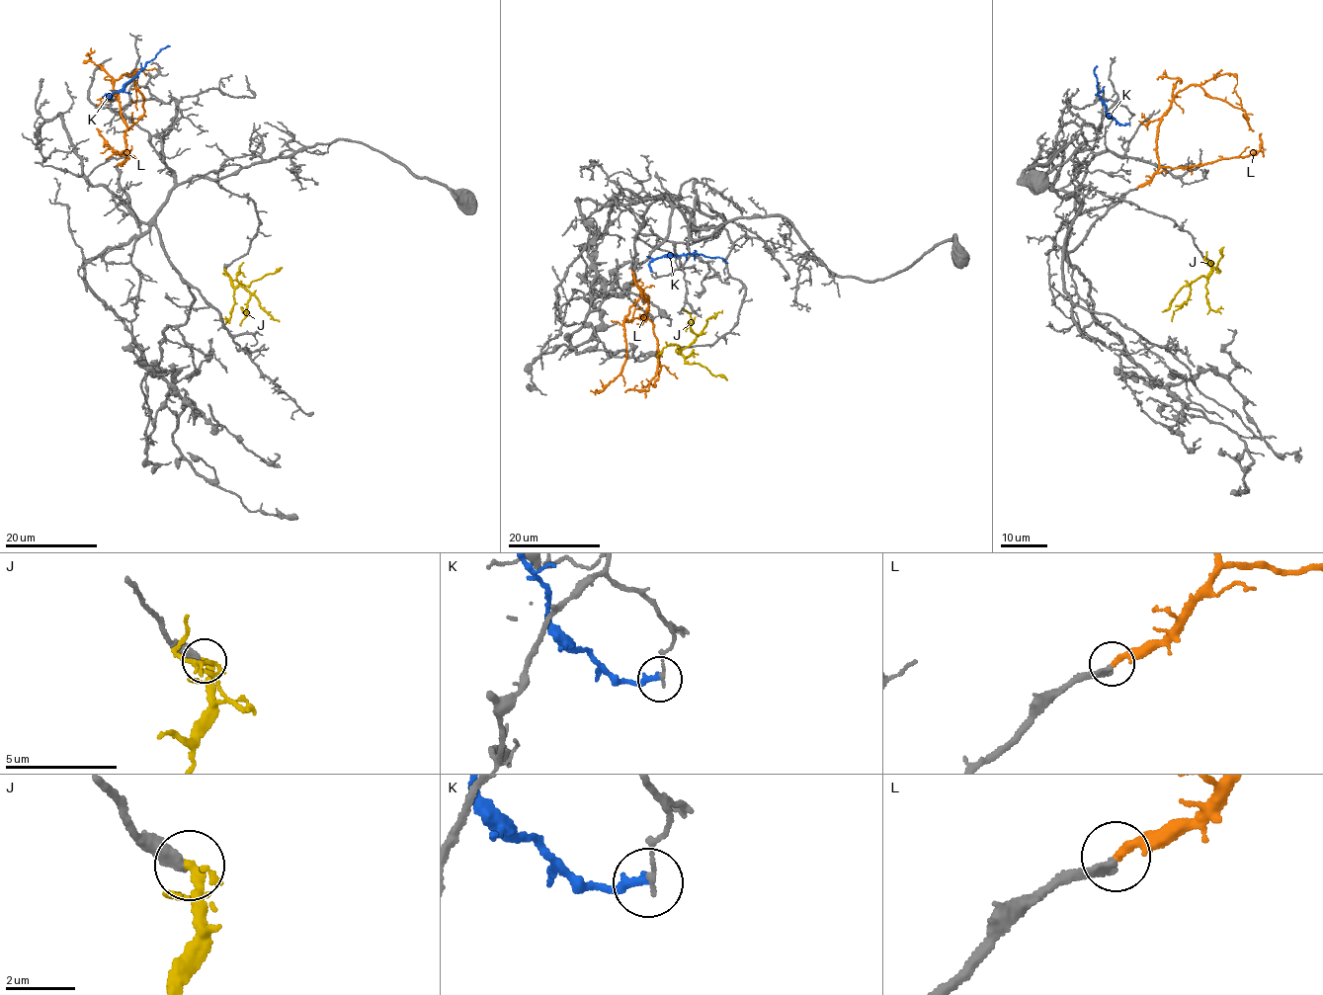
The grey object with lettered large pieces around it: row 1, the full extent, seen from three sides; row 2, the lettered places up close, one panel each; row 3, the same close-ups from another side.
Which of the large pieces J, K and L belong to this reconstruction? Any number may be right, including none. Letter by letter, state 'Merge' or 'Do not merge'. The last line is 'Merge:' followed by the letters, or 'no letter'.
J: Do not merge
K: Do not merge
L: Merge
Merge: L

